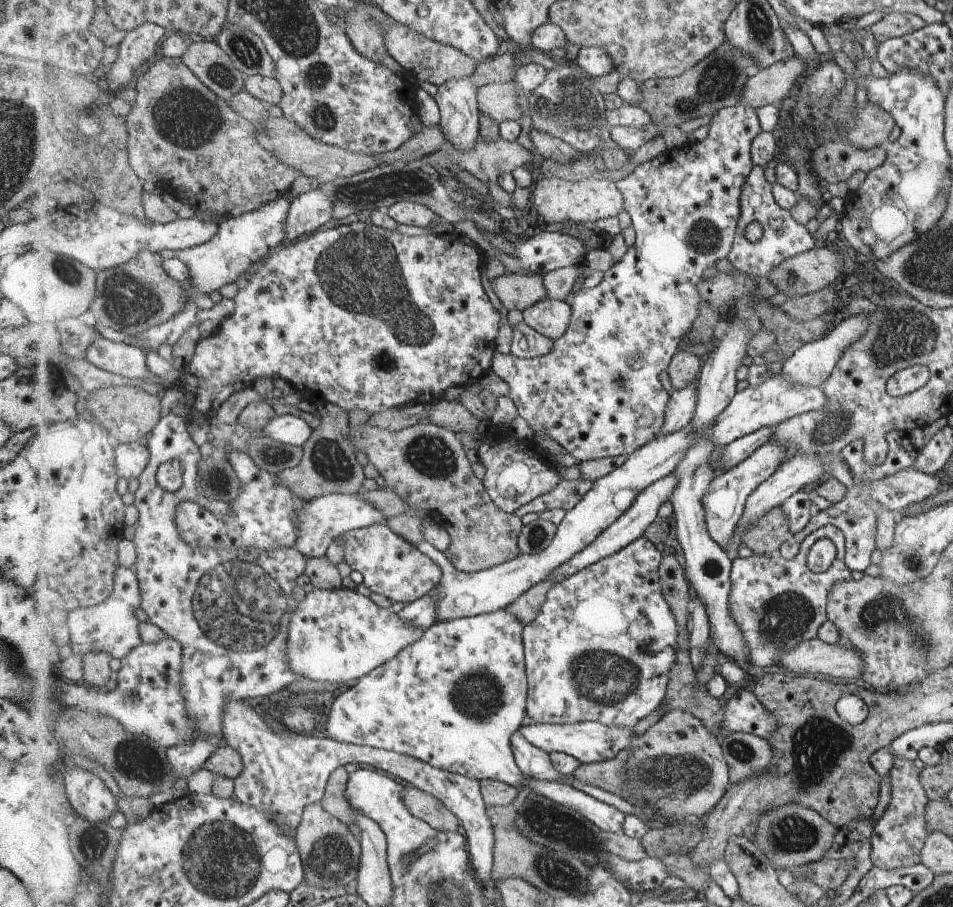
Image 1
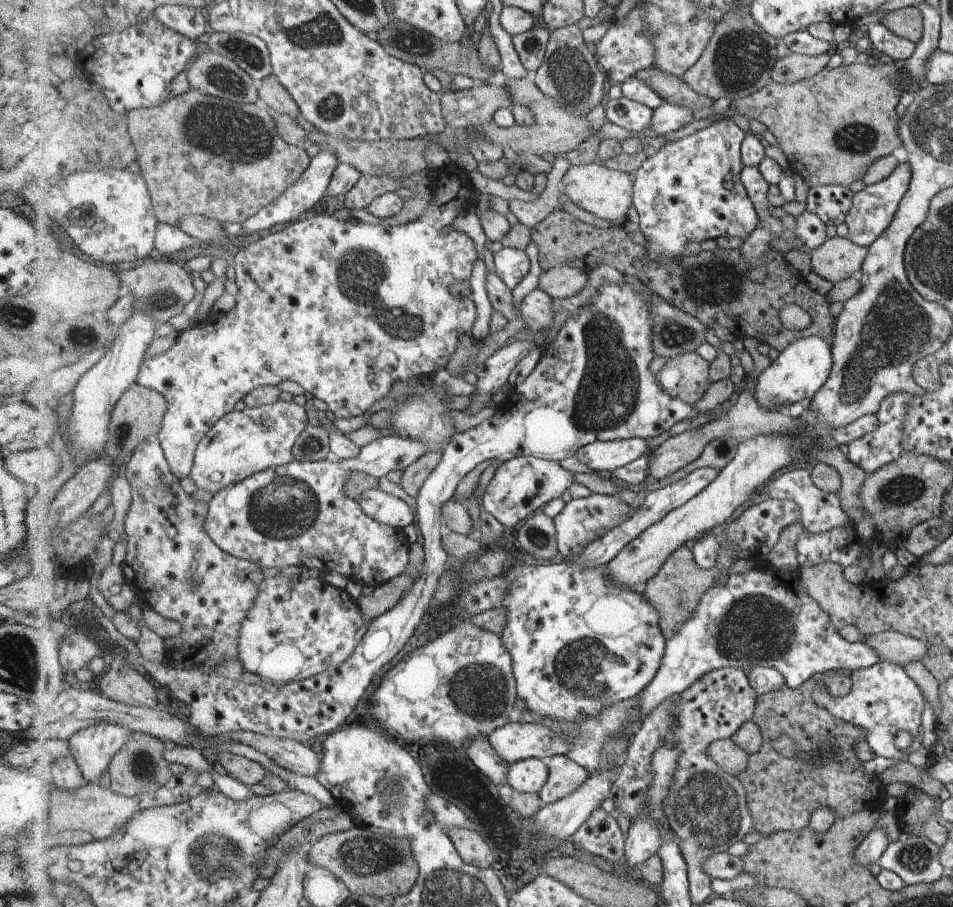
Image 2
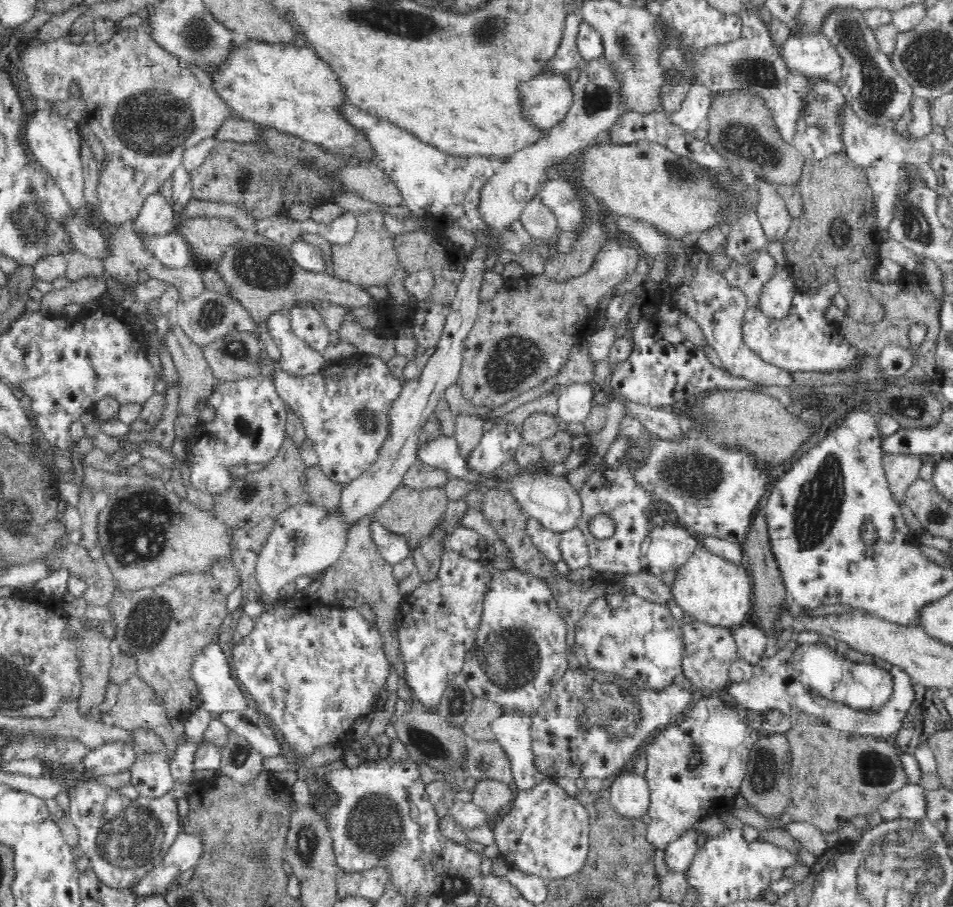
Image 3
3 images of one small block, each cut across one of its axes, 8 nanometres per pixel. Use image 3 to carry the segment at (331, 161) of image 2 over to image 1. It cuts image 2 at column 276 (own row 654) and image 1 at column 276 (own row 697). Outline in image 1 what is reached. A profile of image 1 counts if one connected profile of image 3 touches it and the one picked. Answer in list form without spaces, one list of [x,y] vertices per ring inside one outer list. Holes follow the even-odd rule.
[[[281,196],[253,212],[228,219],[219,219],[219,232],[215,234],[215,238],[211,238],[205,244],[178,251],[164,247],[163,251],[159,251],[165,260],[173,257],[179,258],[181,262],[187,264],[187,268],[191,272],[191,280],[186,284],[189,292],[187,306],[183,312],[175,314],[175,320],[172,320],[173,324],[195,328],[201,319],[201,316],[197,314],[201,308],[193,301],[198,293],[209,294],[213,290],[220,291],[226,284],[235,282],[241,274],[248,275],[247,270],[251,268],[251,264],[259,262],[260,258],[269,254],[268,248],[275,248],[277,244],[281,244],[285,240],[288,233],[287,222],[292,200],[292,198]]]

